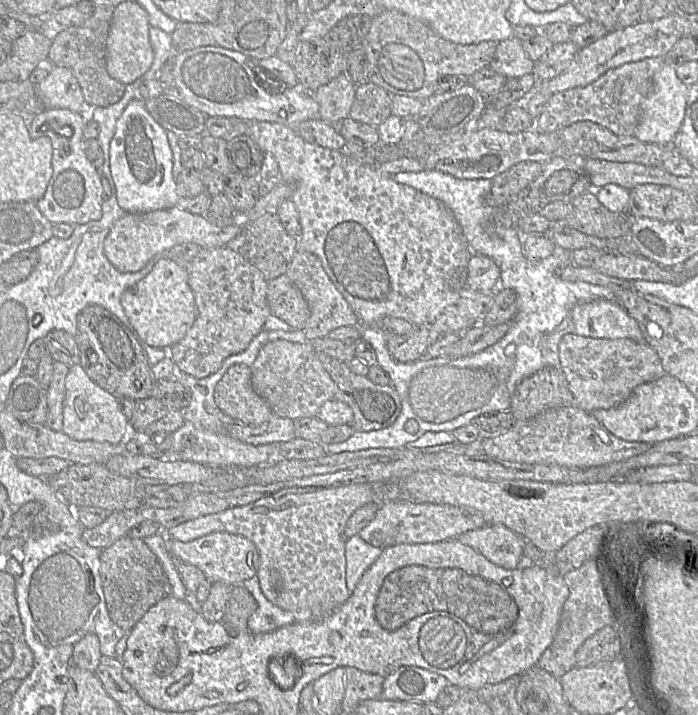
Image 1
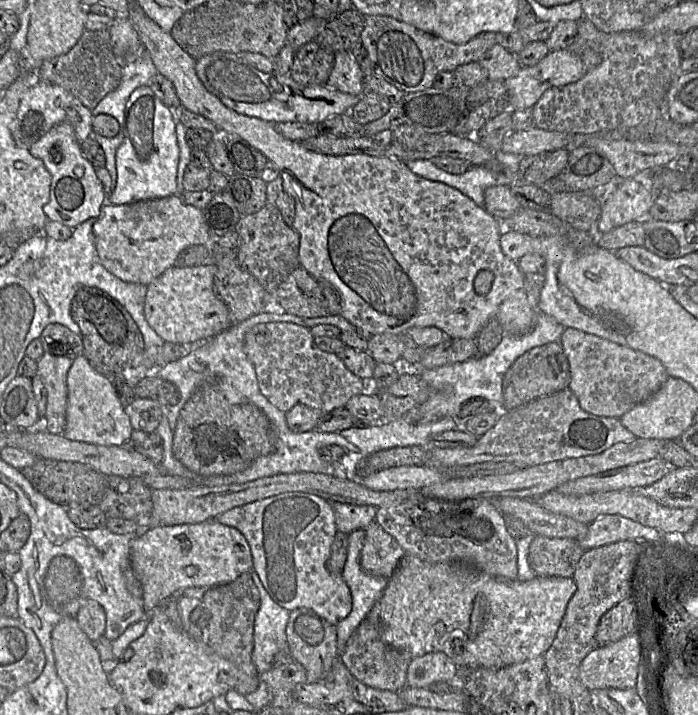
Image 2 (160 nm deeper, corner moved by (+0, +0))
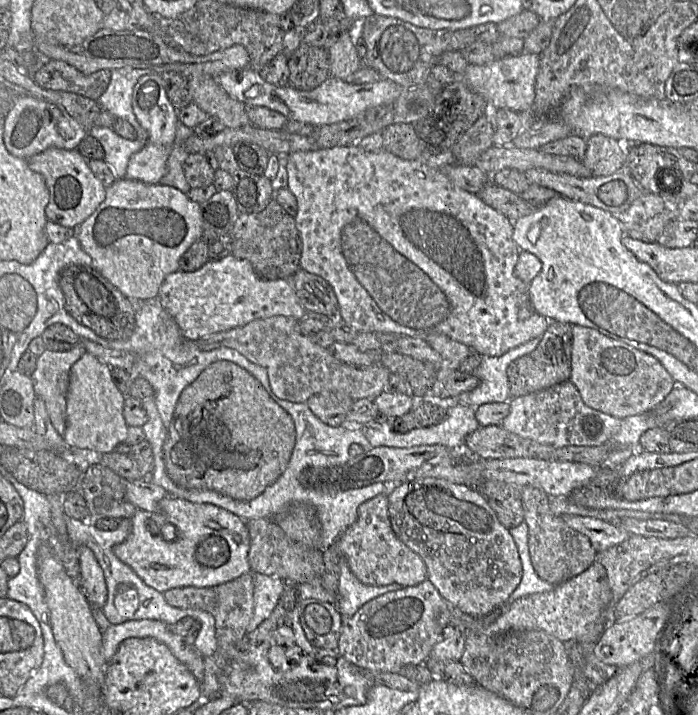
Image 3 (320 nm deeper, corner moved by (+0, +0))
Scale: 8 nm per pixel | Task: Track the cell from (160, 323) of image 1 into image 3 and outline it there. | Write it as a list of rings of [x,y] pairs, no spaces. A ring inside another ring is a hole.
[[[233,255],[208,261],[193,272],[177,270],[167,275],[157,298],[189,340],[198,340],[262,318],[287,316],[302,320],[307,312],[311,312],[298,302],[291,279],[261,280],[249,261]]]

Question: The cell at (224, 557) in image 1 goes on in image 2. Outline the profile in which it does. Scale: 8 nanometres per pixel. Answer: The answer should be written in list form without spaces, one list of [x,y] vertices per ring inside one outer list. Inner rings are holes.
[[[215,519],[175,526],[156,524],[147,530],[141,530],[141,533],[135,535],[130,542],[129,561],[142,585],[142,602],[147,615],[168,599],[178,596],[183,589],[191,587],[211,588],[229,584],[241,574],[253,570],[252,553],[245,537],[235,528],[225,526]]]

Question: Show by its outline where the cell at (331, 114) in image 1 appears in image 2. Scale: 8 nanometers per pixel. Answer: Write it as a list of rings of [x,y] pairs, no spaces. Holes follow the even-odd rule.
[[[349,51],[335,52],[335,61],[326,85],[354,96],[363,94],[364,75]]]

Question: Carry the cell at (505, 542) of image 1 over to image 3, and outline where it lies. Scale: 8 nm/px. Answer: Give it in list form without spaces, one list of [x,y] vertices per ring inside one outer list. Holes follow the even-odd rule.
[[[427,477],[403,481],[396,486],[392,485],[393,483],[396,482],[384,482],[384,484],[386,484],[386,490],[384,493],[388,495],[388,511],[392,530],[403,544],[422,558],[427,567],[427,580],[429,580],[438,590],[440,595],[453,606],[455,612],[465,613],[473,617],[481,617],[509,602],[511,594],[521,581],[522,565],[513,537],[509,530],[500,523],[486,498],[477,489],[466,485],[455,484],[441,478]]]

